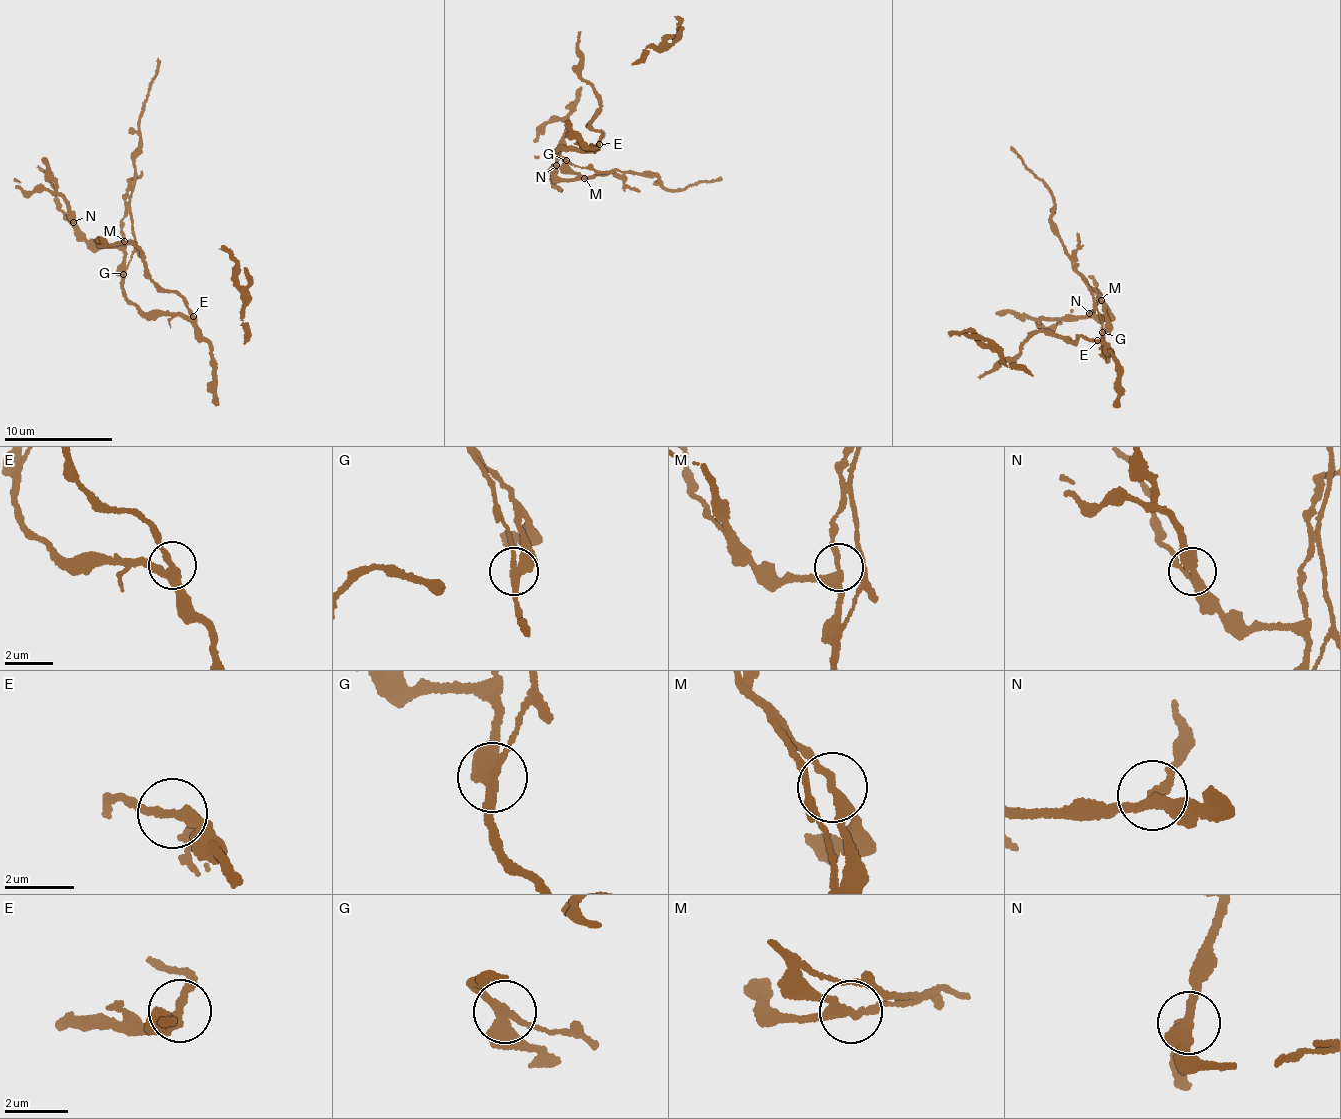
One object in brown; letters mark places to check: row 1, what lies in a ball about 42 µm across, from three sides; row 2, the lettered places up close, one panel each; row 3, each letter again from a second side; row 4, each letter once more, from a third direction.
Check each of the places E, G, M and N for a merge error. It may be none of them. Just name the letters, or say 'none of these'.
G, M

